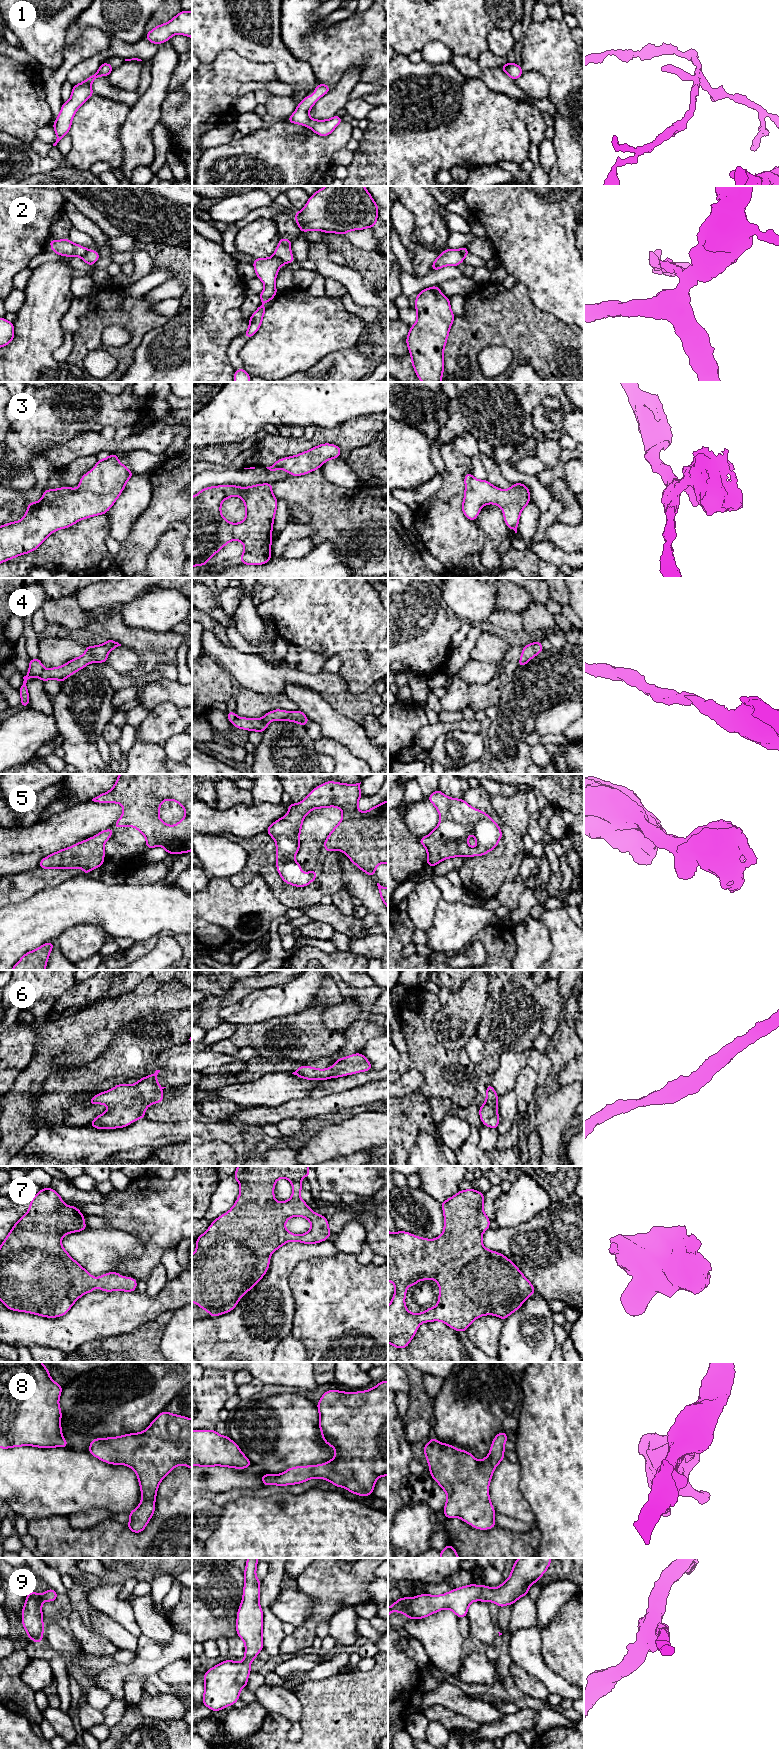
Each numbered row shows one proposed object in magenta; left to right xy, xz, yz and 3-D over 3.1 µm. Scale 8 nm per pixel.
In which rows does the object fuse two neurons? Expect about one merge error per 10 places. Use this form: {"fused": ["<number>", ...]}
{"fused": ["2"]}

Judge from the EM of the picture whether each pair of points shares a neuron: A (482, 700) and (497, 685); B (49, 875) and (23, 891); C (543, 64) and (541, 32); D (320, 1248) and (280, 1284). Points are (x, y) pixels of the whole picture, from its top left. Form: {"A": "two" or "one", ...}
{"A": "one", "B": "one", "C": "one", "D": "one"}

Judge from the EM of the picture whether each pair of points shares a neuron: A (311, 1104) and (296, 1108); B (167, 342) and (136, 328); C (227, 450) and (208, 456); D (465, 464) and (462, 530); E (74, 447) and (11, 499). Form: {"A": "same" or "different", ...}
{"A": "same", "B": "different", "C": "same", "D": "same", "E": "different"}

